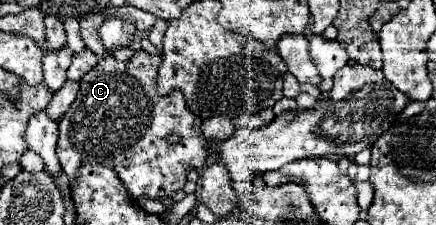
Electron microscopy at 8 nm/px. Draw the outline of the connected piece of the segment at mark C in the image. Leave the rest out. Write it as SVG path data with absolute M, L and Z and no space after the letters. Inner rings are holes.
M138 50L136 56L130 62L118 62L114 56L106 56L98 60L98 64L86 72L80 80L80 92L68 112L60 120L60 136L58 136L58 148L56 154L60 158L62 170L68 174L68 178L76 180L76 170L82 164L104 164L112 166L118 174L124 186L128 188L128 194L132 200L140 200L142 196L148 196L152 200L170 198L174 192L182 190L186 184L184 168L200 168L208 156L208 140L200 134L200 118L192 116L188 108L184 106L184 96L176 90L170 96L162 96L156 90L156 74L160 68L160 54L150 56L144 50ZM168 132L178 132L182 136L180 144L170 144L166 140Z

